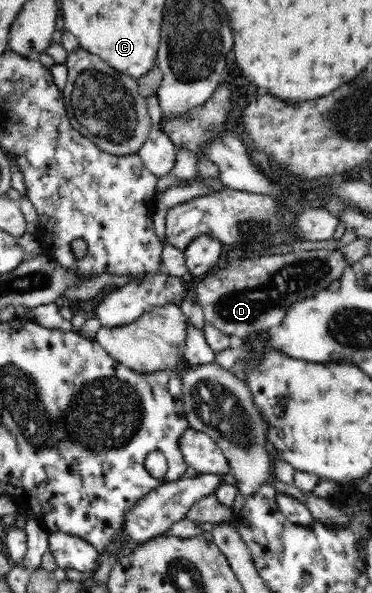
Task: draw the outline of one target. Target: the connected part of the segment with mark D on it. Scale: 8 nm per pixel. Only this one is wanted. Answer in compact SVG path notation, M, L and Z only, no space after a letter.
M298 250L296 254L246 258L240 266L228 266L196 284L190 299L202 307L206 323L212 328L246 342L252 336L265 336L276 329L294 302L312 298L328 289L347 265L338 250Z

